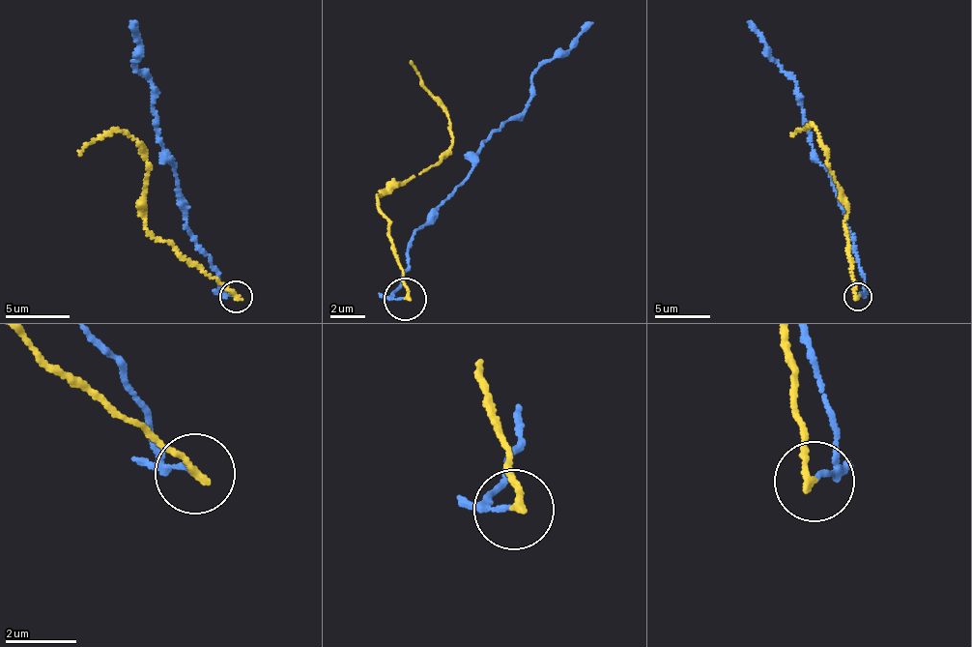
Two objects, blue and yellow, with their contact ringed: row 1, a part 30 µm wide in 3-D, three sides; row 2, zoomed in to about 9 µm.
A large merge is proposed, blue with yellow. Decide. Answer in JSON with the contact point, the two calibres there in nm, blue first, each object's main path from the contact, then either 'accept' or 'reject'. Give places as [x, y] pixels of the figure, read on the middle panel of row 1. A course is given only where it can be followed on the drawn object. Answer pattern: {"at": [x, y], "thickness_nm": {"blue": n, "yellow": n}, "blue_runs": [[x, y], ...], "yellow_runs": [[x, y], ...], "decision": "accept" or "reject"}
{"at": [405, 299], "thickness_nm": {"blue": 90, "yellow": 200}, "blue_runs": [[403, 299], [393, 290], [408, 272], [417, 228], [434, 223], [478, 151], [526, 111], [535, 73], [595, 21]], "yellow_runs": [[407, 300], [375, 195], [391, 194], [446, 159], [453, 144], [439, 95], [420, 83], [411, 60]], "decision": "reject"}

